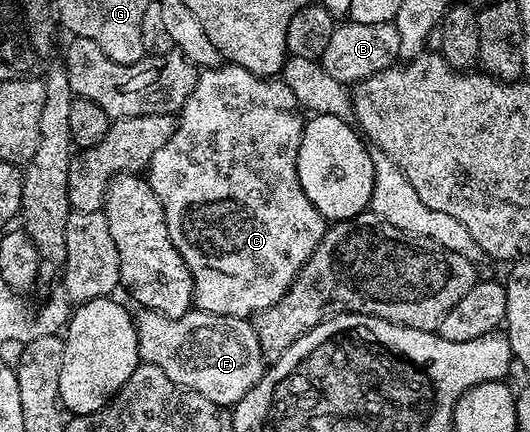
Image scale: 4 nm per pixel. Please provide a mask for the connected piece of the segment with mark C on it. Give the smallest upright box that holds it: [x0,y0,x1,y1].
[147,64,327,319]

